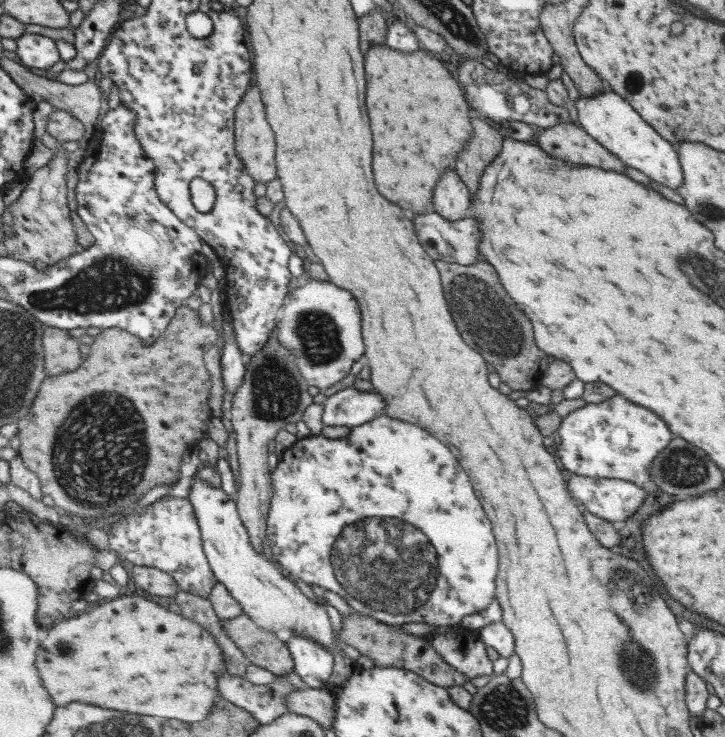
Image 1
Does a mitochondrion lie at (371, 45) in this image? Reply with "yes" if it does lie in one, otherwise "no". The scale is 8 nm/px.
no

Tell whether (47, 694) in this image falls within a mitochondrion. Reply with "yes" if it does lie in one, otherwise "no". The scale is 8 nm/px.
no

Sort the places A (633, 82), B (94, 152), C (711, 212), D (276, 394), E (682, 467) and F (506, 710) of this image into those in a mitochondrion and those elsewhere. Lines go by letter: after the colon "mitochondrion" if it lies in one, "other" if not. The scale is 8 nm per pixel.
A: mitochondrion
B: other
C: mitochondrion
D: mitochondrion
E: mitochondrion
F: mitochondrion

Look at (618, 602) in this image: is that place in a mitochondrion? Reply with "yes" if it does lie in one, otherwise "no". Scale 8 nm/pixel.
yes

